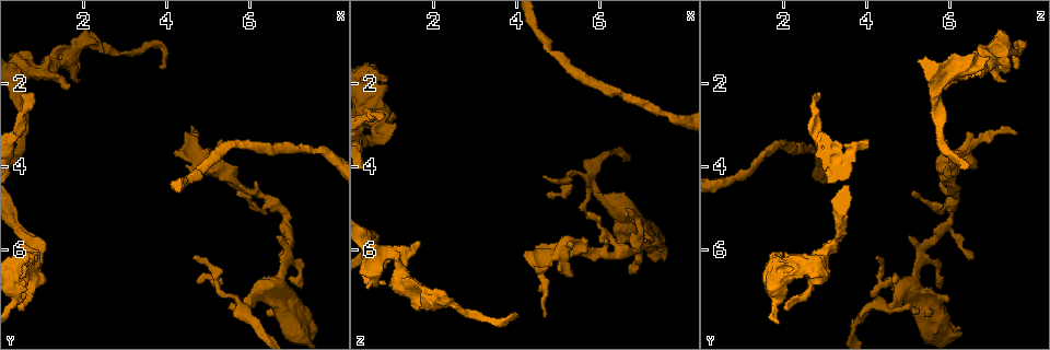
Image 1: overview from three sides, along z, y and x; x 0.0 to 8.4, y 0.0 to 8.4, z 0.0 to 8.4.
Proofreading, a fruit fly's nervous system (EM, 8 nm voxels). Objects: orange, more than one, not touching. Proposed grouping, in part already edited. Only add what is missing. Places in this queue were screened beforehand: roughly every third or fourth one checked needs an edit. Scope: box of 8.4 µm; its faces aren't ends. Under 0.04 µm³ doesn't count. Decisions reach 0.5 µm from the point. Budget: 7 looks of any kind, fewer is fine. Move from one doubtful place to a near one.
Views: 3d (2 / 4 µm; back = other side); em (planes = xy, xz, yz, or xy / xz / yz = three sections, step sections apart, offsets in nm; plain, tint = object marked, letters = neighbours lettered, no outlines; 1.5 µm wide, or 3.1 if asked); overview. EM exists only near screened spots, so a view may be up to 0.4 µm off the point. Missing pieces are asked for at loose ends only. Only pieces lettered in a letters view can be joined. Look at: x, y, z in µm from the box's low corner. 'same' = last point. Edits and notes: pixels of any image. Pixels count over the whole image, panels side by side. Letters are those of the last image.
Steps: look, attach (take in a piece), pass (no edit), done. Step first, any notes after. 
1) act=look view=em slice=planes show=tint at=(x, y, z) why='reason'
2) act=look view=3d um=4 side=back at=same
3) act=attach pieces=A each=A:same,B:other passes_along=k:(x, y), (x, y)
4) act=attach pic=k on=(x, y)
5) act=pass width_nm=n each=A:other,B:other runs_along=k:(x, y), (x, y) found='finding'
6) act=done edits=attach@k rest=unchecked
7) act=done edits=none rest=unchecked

act=look view=em slice=xy step=4 show=tint at=(3.85, 1.60, 7.60) why='long arm stops here'

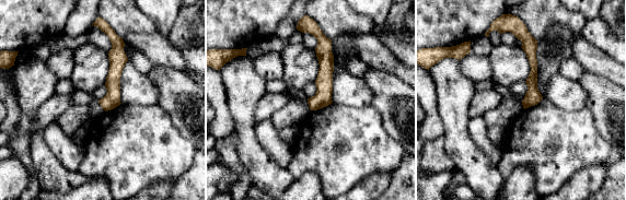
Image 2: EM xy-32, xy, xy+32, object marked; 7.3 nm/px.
act=look view=em slice=planes show=letters at=same why='another direction'

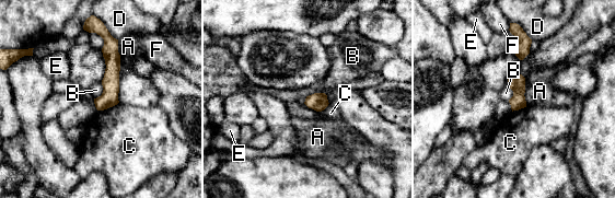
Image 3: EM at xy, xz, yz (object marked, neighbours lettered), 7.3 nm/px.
act=pass width_nm=130 each=A:other,B:other,C:other,D:other,E:other,F:other runs_along=3:(108, 37), (111, 93), (100, 107) found='none of them fits'

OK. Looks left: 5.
act=look view=3d um=2 side=back at=(1.80, 1.65, 7.40) why='free end'

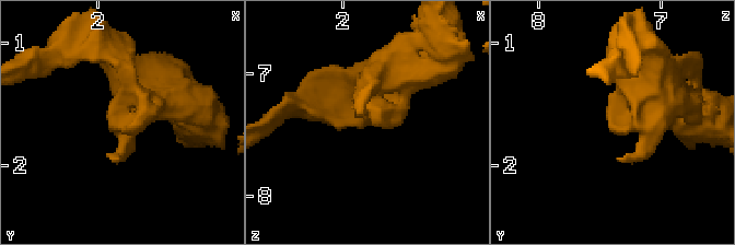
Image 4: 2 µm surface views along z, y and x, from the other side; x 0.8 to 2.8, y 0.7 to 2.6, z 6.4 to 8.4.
act=look view=em slice=planes show=letters at=(1.76, 1.70, 7.40)

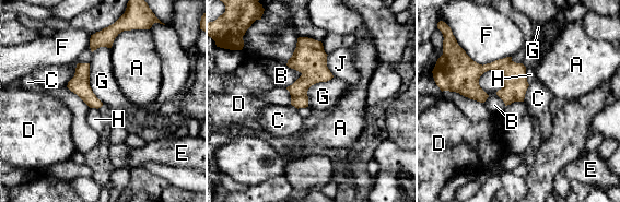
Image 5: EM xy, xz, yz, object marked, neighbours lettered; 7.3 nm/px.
act=pass longest_contact=F:340nm each=A:other,B:other,C:other,D:other,E:other,F:other,G:other,H:other,J:other border=5:(334, 76), (308, 88), (307, 106) found='none of them fits'

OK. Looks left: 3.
act=look view=em slice=xy step=4 show=tint at=(5.75, 7.55, 5.25)

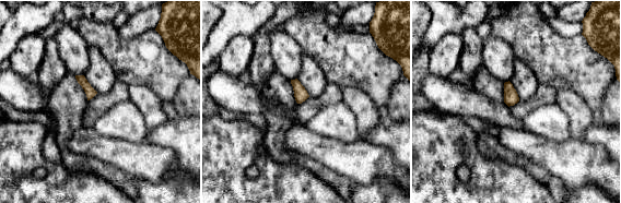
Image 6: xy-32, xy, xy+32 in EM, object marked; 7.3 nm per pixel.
act=look view=em slice=planes show=letters at=same

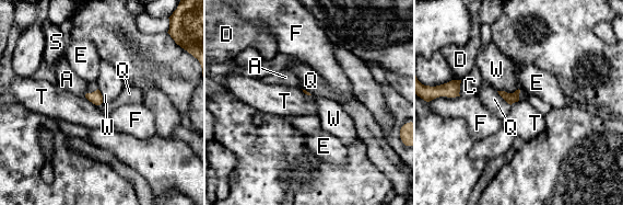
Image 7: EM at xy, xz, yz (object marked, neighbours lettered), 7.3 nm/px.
act=pass each=A:other,C:other,D:other,E:other,F:other,Q:other,S:other,T:other,W:other border=7:(84, 97), (98, 105) found='no lettered piece goes on from it'

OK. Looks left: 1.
act=done edits=none rest=unchecked

